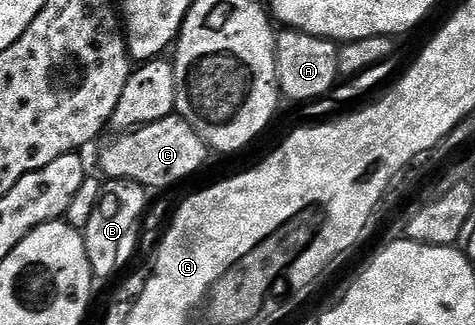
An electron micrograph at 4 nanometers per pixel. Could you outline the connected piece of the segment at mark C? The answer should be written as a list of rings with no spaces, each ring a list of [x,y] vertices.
[[[174,113],[143,126],[136,127],[126,133],[114,136],[116,139],[99,155],[99,167],[107,179],[128,179],[139,183],[142,187],[171,187],[190,175],[195,175],[203,167],[209,156],[209,148],[199,134]]]

